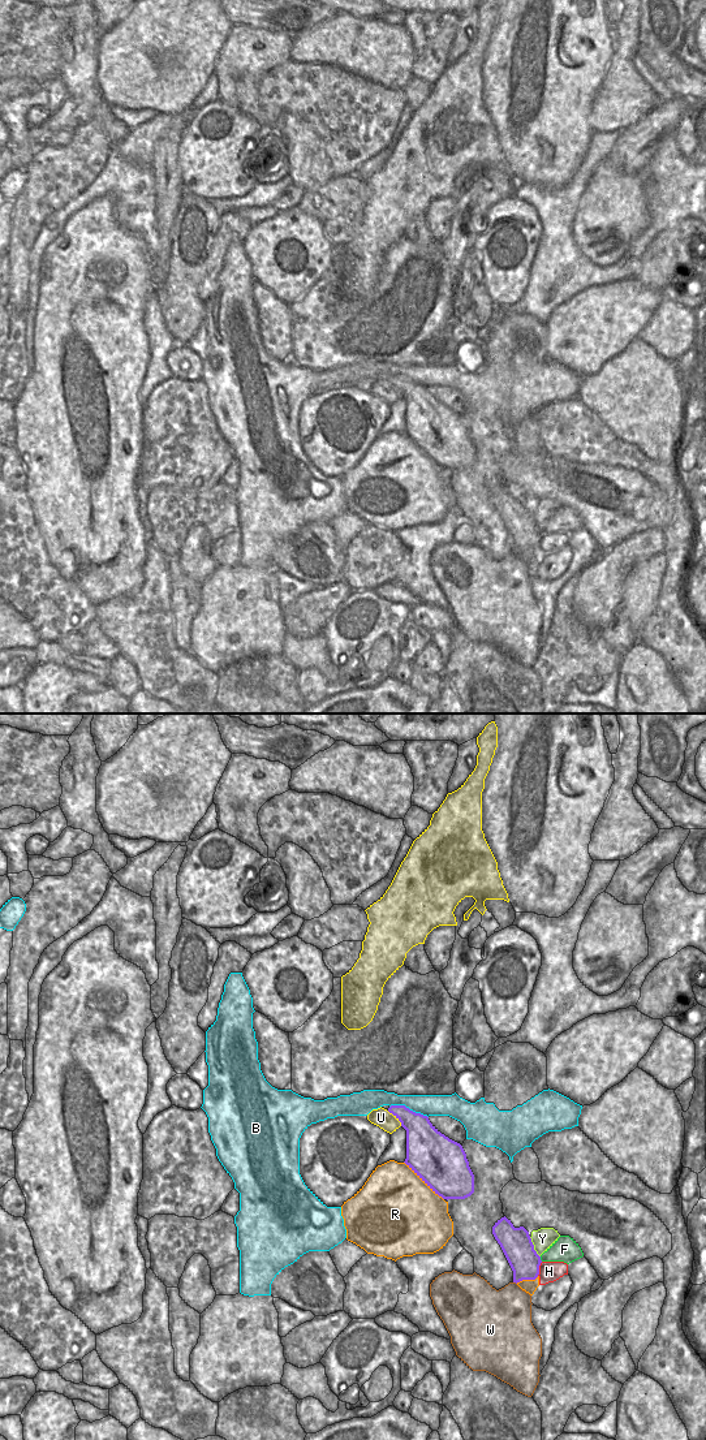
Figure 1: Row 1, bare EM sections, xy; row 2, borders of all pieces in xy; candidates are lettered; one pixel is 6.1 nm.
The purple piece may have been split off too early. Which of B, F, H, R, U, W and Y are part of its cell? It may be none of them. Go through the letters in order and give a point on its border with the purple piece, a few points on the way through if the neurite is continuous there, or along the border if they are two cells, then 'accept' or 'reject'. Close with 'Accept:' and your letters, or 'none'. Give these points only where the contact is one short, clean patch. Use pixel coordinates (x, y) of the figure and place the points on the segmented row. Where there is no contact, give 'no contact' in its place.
B: contact xy (408, 1108); reject
F: contact xy (539, 1259); border xy (539, 1257), (542, 1260); reject
H: contact xy (538, 1268); reject
R: contact xy (423, 1180); reject
U: contact xy (396, 1117); border xy (387, 1111), (401, 1125); reject
W: contact xy (515, 1281); border xy (513, 1281), (516, 1284); reject
Y: contact xy (533, 1247); border xy (529, 1237), (533, 1249), (539, 1257); reject
Accept: none

